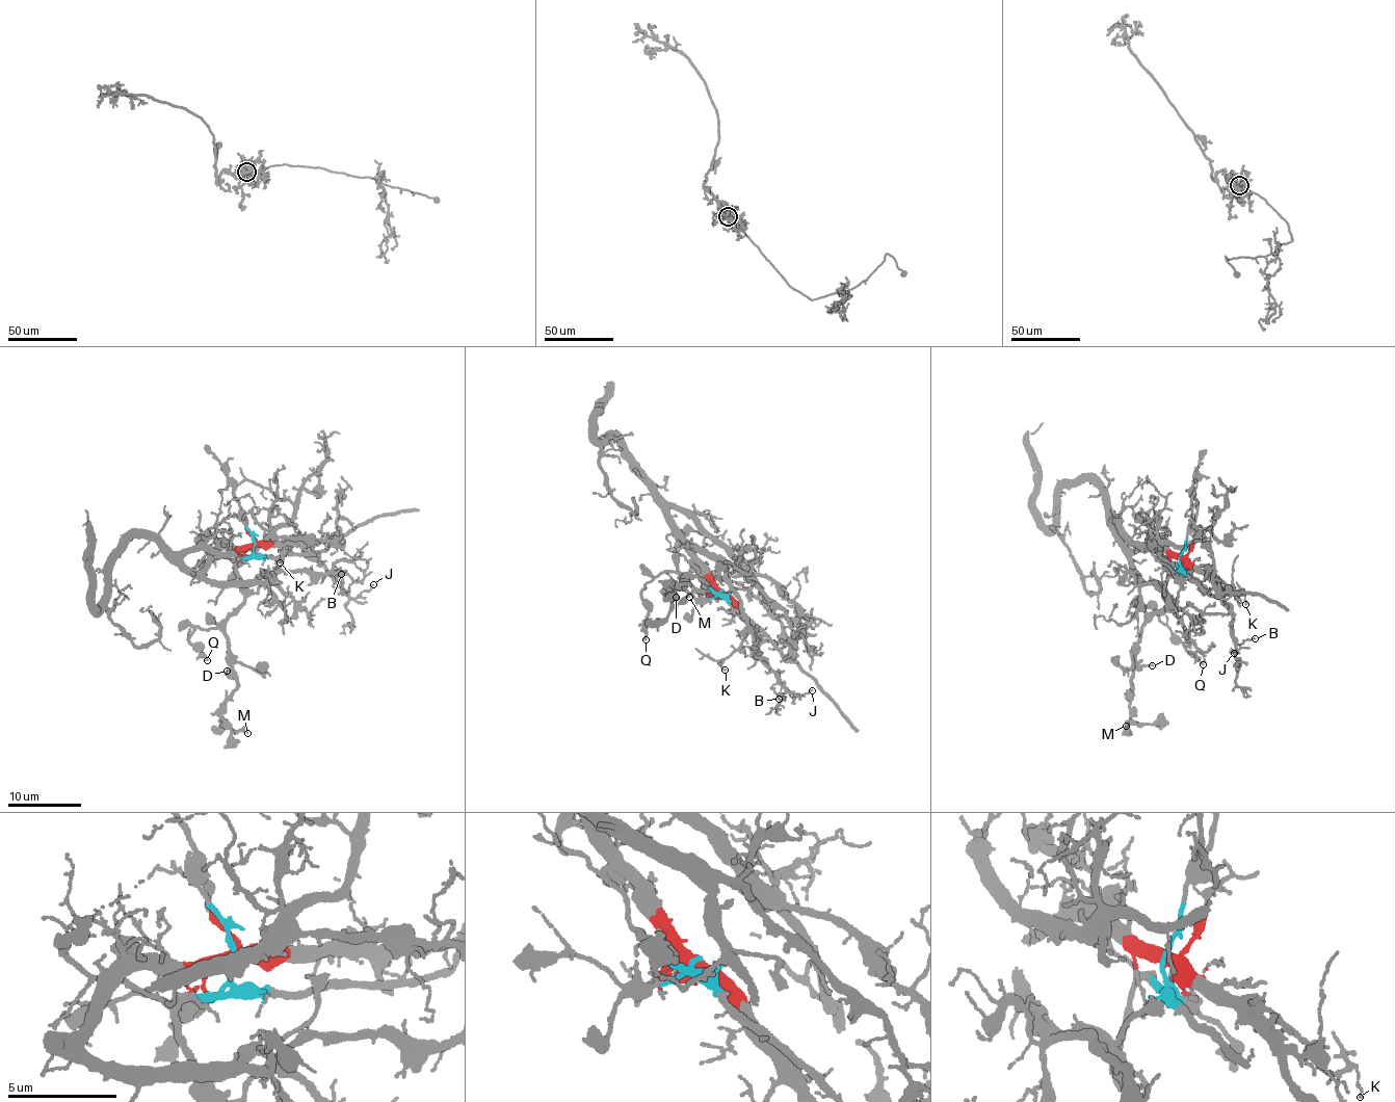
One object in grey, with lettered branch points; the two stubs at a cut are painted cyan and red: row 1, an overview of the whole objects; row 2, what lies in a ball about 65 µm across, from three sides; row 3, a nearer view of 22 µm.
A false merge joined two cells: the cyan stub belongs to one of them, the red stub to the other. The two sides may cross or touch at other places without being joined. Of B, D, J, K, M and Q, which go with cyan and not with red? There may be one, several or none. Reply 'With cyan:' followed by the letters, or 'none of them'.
With cyan: D, M, Q

